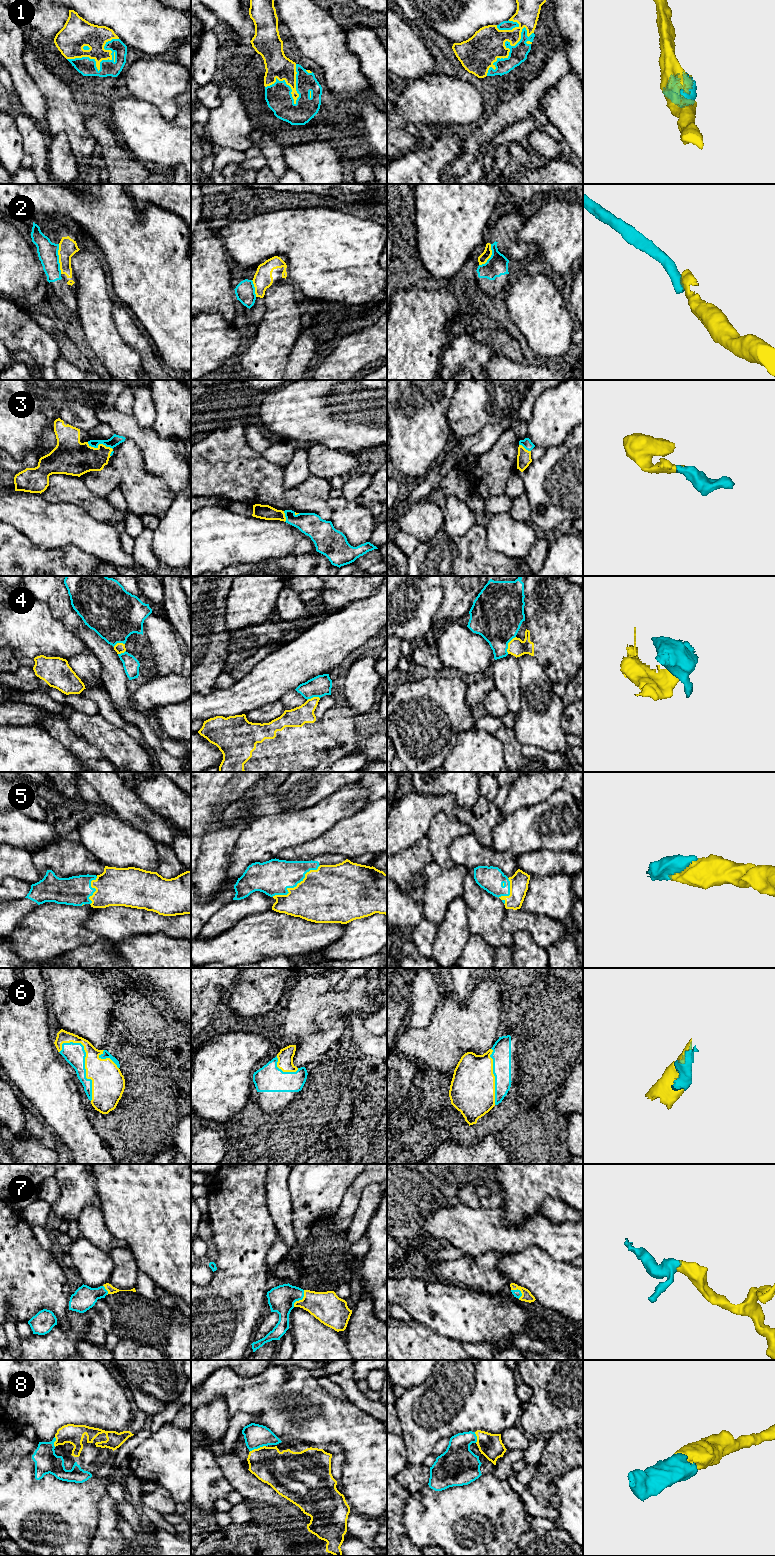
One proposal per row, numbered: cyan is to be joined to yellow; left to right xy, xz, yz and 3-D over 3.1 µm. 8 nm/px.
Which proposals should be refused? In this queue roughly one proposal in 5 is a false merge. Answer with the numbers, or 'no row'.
2, 4

